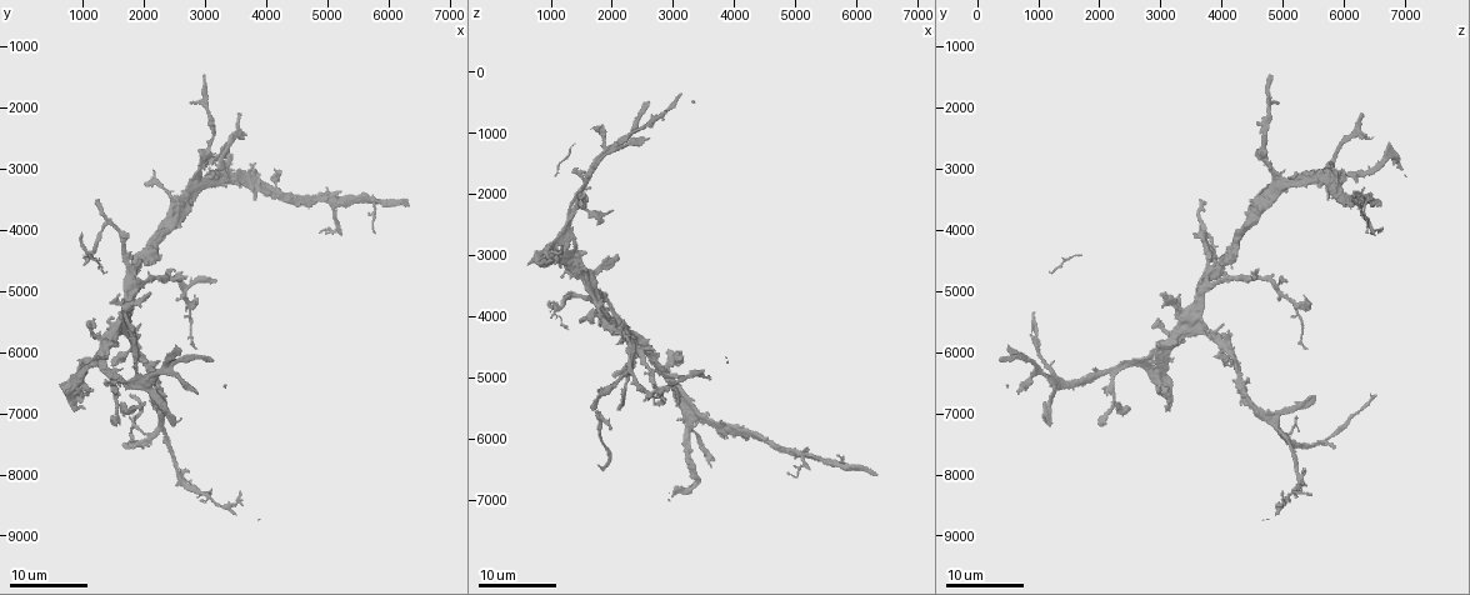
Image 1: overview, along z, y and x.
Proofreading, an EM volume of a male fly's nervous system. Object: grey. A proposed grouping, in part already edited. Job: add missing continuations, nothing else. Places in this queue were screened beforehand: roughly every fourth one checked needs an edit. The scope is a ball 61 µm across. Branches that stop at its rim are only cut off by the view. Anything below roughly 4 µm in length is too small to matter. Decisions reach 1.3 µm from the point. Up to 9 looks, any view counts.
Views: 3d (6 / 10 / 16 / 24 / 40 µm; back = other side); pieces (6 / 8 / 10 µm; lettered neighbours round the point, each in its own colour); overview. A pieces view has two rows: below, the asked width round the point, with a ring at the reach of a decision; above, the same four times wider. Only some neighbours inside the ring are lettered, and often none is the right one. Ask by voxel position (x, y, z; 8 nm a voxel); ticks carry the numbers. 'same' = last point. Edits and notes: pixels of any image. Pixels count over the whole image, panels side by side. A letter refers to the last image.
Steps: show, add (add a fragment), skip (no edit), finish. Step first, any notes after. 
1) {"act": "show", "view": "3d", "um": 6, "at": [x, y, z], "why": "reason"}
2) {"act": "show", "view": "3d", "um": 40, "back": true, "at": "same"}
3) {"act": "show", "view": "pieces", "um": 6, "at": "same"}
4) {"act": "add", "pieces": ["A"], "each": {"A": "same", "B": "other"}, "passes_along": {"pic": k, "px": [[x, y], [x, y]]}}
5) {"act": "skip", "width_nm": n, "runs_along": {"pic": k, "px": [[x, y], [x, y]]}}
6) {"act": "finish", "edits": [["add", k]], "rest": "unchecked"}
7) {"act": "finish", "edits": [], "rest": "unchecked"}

{"act": "show", "view": "3d", "um": 24, "at": [2100, 5100, 3050], "why": "an open end"}

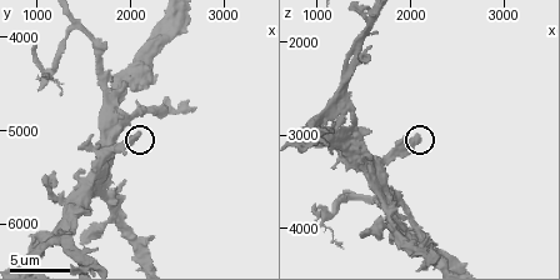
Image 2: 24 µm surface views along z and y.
{"act": "show", "view": "pieces", "um": 10, "at": [2100, 5050, 3000]}

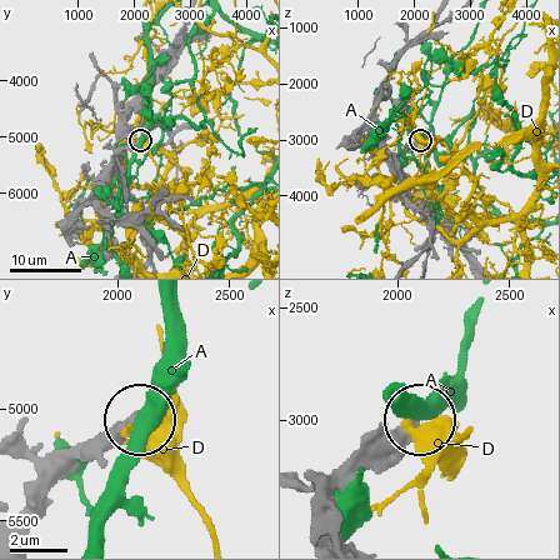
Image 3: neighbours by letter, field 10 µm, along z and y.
{"act": "skip", "each": {"A": "other", "D": "other"}, "runs_along": {"pic": 3, "px": [[56, 471], [76, 454], [105, 449], [138, 419]]}, "found": "no lettered fragment goes on from it"}

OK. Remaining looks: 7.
{"act": "show", "view": "3d", "um": 24, "at": [2700, 4750, 4550], "why": "branch stops here"}

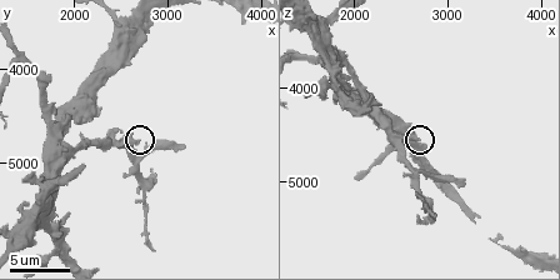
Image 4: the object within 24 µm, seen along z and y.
{"act": "show", "view": "pieces", "um": 10, "at": [2650, 4750, 4500]}

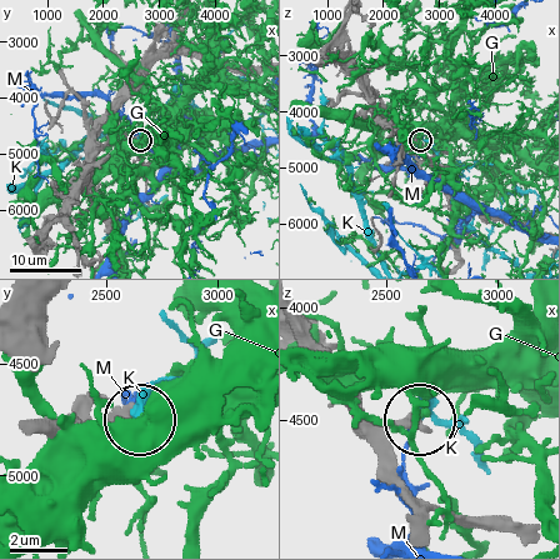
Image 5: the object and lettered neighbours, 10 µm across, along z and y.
{"act": "skip", "each": {"G": "other", "K": "other", "M": "other"}, "found": "no lettered fragment goes on from it"}

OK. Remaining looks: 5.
{"act": "show", "view": "pieces", "um": 10, "at": [2850, 5900, 5350], "why": "thin end"}

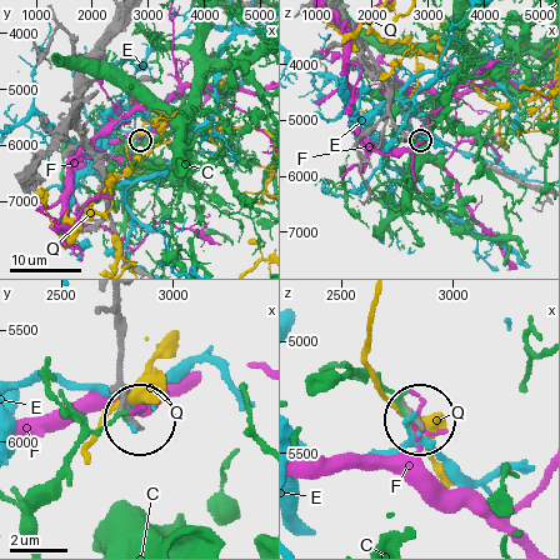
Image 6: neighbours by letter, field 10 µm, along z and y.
{"act": "skip", "each": {"C": "other", "E": "other", "F": "other", "Q": "other"}, "found": "none of them fits"}

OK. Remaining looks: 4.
{"act": "show", "view": "3d", "um": 16, "at": [4150, 3000, 5950], "why": "an open end"}

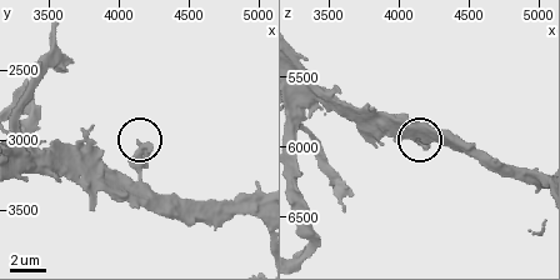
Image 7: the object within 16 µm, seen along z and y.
{"act": "show", "view": "3d", "um": 10, "at": "same"}

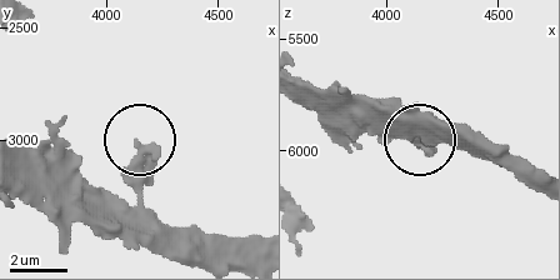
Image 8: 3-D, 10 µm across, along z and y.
{"act": "show", "view": "pieces", "um": 6, "at": "same"}

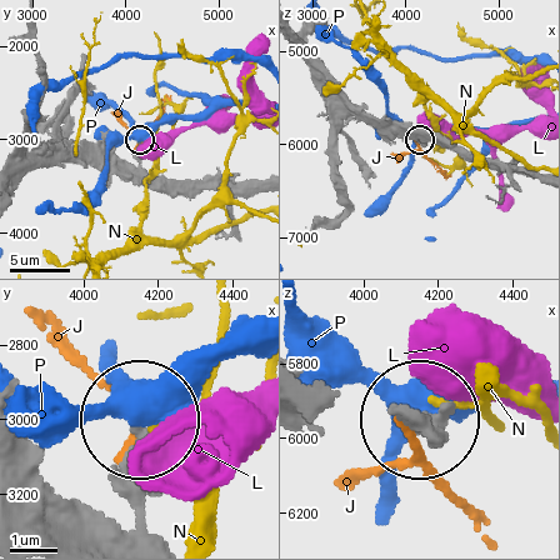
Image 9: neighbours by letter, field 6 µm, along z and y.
{"act": "skip", "each": {"J": "other", "L": "other", "N": "other", "P": "other"}, "found": "none of them fits"}

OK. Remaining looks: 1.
{"act": "finish", "edits": [], "rest": "unchecked"}

